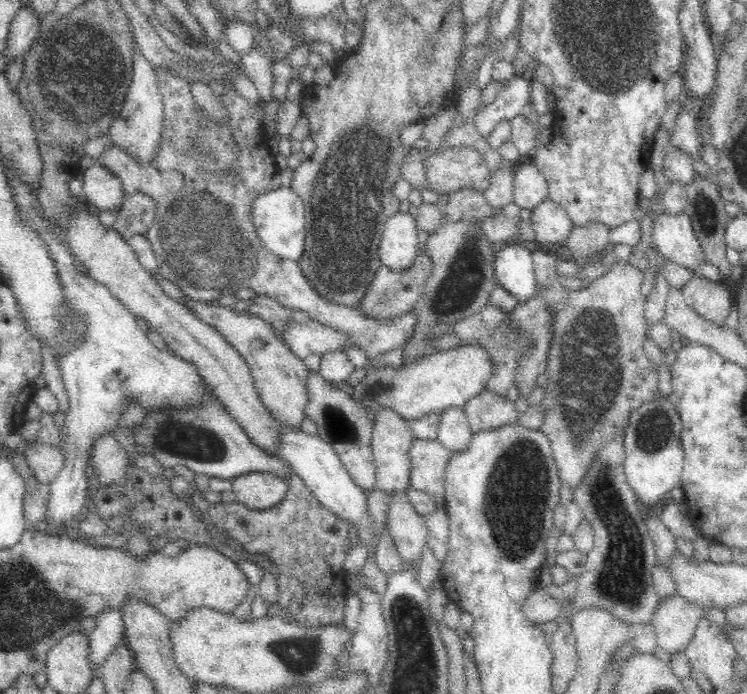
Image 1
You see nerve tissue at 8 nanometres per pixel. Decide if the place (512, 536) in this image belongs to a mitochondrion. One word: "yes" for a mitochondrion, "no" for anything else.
yes

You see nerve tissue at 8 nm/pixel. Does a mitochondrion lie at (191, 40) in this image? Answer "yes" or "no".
no

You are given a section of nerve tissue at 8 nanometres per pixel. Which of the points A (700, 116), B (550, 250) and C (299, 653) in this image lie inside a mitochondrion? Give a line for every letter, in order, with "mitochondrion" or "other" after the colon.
A: other
B: other
C: mitochondrion

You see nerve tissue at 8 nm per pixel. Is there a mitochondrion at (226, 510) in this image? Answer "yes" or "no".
no

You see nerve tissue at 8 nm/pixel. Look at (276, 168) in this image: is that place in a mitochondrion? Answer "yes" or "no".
no

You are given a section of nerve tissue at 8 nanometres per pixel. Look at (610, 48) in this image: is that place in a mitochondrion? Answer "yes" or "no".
yes

